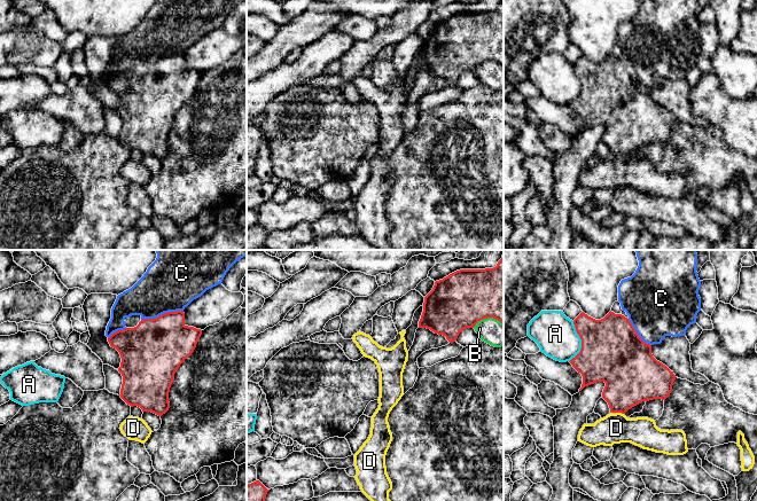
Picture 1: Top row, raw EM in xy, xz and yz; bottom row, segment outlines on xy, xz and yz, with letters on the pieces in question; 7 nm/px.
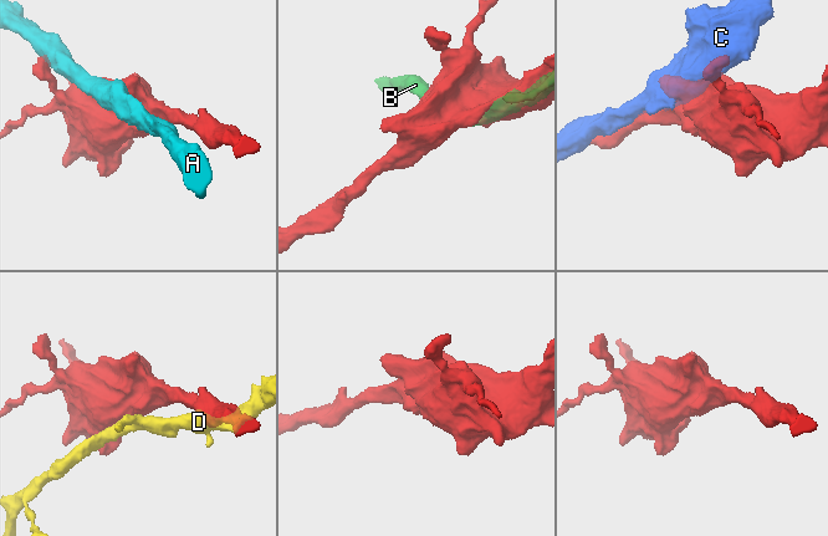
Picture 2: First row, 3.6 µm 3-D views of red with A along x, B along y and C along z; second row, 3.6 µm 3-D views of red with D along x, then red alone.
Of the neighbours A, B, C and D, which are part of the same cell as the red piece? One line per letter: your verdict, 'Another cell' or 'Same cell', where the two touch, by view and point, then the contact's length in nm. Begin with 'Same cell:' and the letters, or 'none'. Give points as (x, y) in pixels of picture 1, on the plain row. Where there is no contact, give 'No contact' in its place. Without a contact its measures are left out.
Same cell: none
A: Another cell. Touches red at yz (582, 85). Shared border 280 nm
B: Another cell. Touches red at xz (488, 60). Shared border 220 nm
C: Another cell. Touches red at xy (162, 57). Shared border 300 nm
D: Another cell. Touches red at yz (619, 155). Shared border 60 nm

